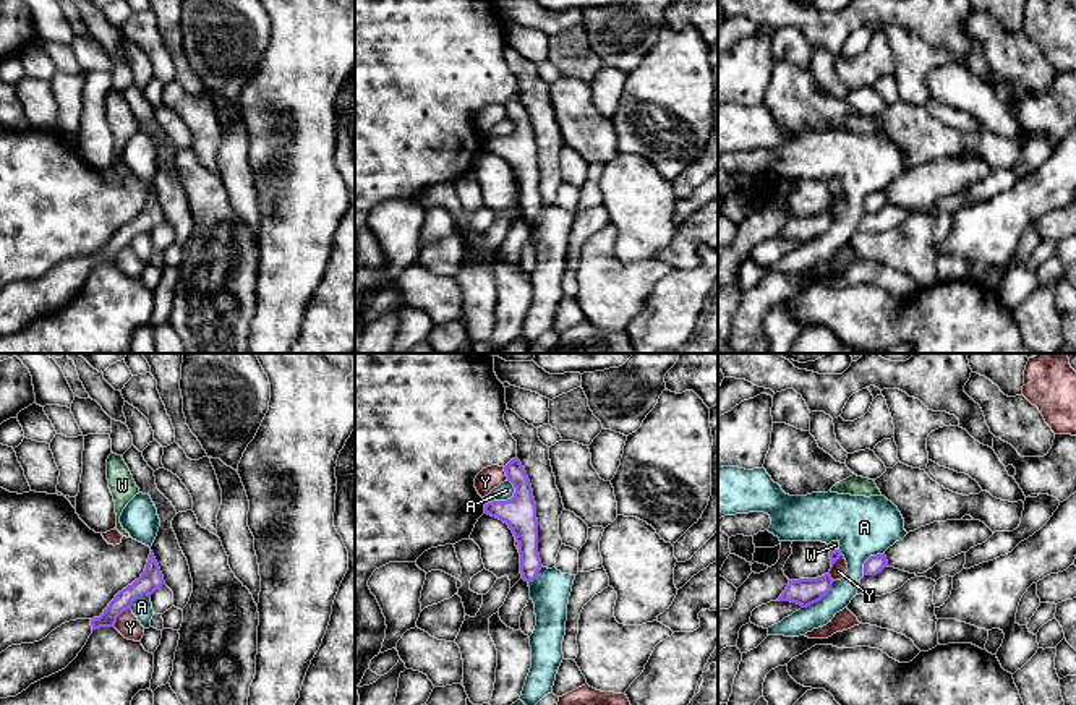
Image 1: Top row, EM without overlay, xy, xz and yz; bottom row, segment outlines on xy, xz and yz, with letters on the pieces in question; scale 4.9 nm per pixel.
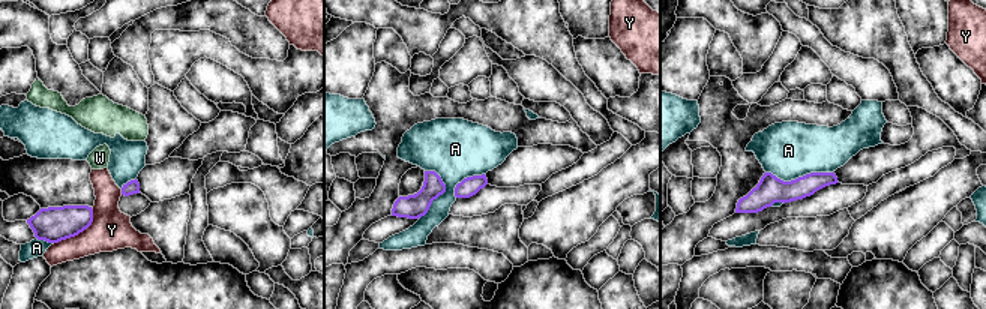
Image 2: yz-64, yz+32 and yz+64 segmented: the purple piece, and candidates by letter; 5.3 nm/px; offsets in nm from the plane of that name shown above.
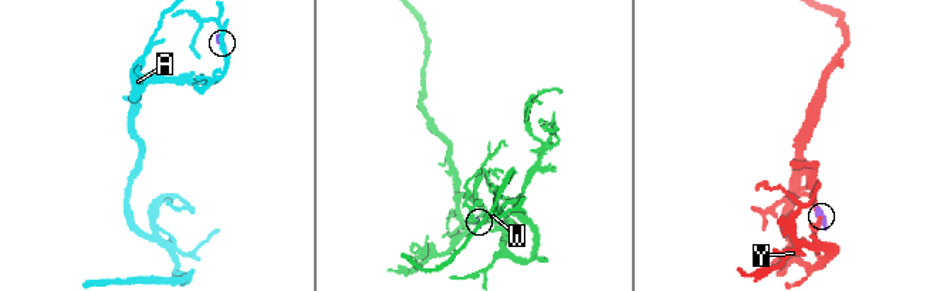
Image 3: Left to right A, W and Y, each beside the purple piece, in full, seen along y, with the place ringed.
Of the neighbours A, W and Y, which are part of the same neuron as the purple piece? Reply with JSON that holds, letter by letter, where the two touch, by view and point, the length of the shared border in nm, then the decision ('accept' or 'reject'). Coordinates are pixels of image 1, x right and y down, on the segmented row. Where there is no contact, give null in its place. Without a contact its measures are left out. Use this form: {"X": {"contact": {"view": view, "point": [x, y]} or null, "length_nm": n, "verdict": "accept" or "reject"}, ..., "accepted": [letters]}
{"A": {"contact": {"view": "xz", "point": [503, 501]}, "length_nm": 180, "verdict": "reject"}, "W": {"contact": {"view": "yz", "point": [835, 550]}, "length_nm": 50, "verdict": "accept"}, "Y": {"contact": {"view": "xy", "point": [119, 615]}, "length_nm": 130, "verdict": "reject"}, "accepted": ["W"]}

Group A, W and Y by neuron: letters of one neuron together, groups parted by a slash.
A / W / Y

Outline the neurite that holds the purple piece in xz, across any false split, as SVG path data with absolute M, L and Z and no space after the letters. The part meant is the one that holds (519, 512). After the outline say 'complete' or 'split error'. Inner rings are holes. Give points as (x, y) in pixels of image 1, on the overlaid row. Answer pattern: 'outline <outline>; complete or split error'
outline M517 457L504 467L504 472L515 493L507 501L485 504L485 514L502 520L512 530L519 543L520 574L530 583L543 567L538 554L536 502L527 472Z; complete

